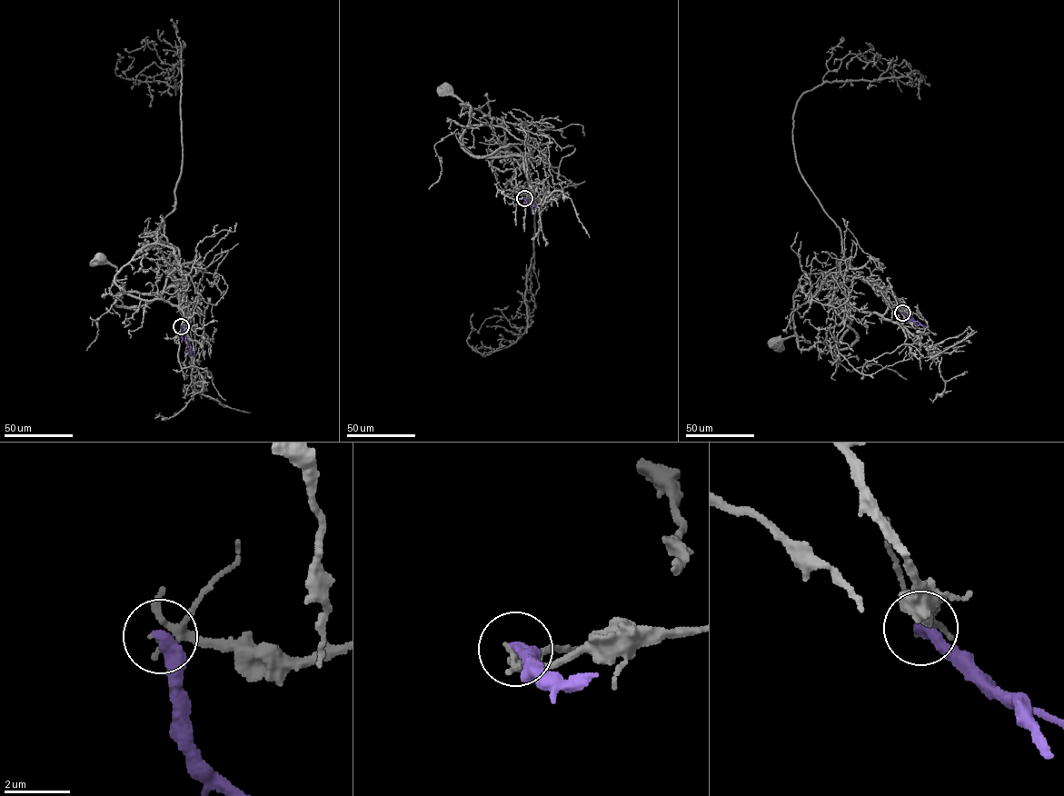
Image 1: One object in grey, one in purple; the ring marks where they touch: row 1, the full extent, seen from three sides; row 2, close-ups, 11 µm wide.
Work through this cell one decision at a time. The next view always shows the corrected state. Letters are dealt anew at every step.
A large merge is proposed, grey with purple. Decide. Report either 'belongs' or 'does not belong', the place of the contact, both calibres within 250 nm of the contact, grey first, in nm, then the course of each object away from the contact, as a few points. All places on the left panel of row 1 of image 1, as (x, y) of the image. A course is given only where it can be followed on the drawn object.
does not belong | (181, 326) | 150/380 nm | grey via (181, 326), (188, 327), (190, 314), (183, 321), (174, 287), (117, 297), (124, 291), (116, 266), (100, 257) | purple via (181, 326), (189, 343), (189, 354)

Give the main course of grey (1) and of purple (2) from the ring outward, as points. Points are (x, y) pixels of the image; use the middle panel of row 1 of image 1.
1: (524, 198), (533, 192), (522, 157), (472, 155), (462, 144), (470, 106), (447, 90)
2: (524, 198), (531, 201), (531, 211)

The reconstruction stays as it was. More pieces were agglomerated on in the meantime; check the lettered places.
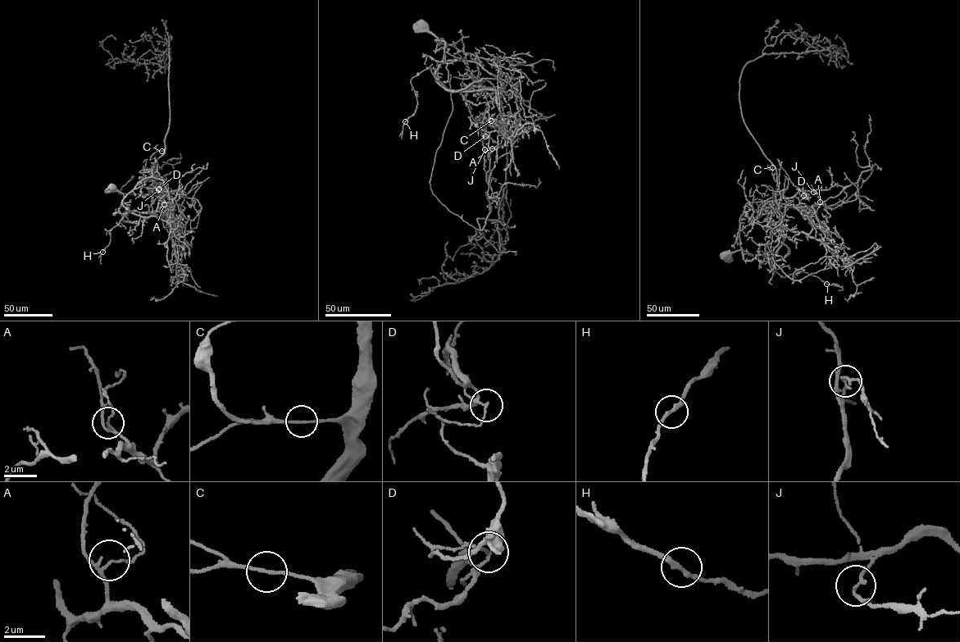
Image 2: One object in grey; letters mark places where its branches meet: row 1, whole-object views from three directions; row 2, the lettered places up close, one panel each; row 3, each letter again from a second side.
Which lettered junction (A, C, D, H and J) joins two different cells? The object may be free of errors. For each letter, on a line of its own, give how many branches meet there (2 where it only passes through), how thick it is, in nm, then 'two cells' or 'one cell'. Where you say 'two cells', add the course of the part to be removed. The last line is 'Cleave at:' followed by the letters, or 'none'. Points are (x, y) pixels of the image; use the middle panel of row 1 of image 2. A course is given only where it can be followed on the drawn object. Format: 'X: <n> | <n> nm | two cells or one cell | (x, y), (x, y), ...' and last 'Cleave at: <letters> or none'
A: 3 | 110 nm | one cell
C: 2 | 150 nm | one cell
D: 2 | 120 nm | two cells | (485, 136), (484, 170), (493, 198), (480, 229), (451, 212), (430, 188), (435, 154), (452, 110), (450, 74)
H: 2 | 200 nm | one cell
J: 2 | 160 nm | one cell
Cleave at: D

